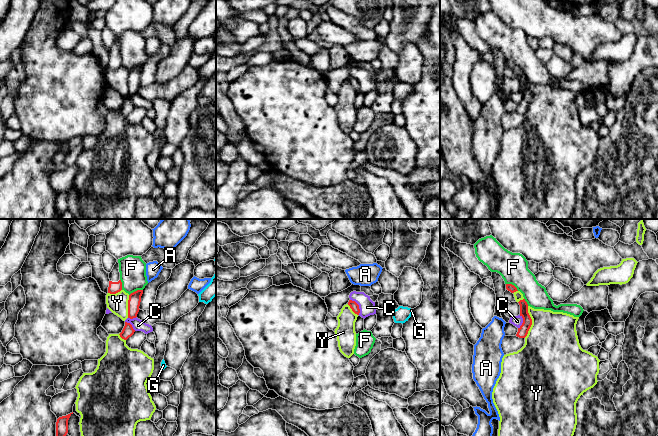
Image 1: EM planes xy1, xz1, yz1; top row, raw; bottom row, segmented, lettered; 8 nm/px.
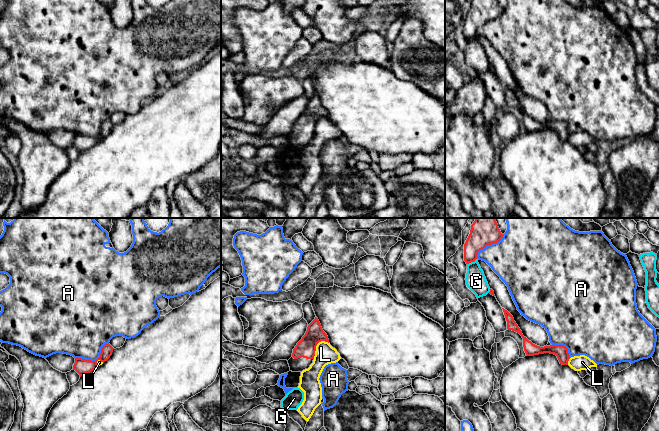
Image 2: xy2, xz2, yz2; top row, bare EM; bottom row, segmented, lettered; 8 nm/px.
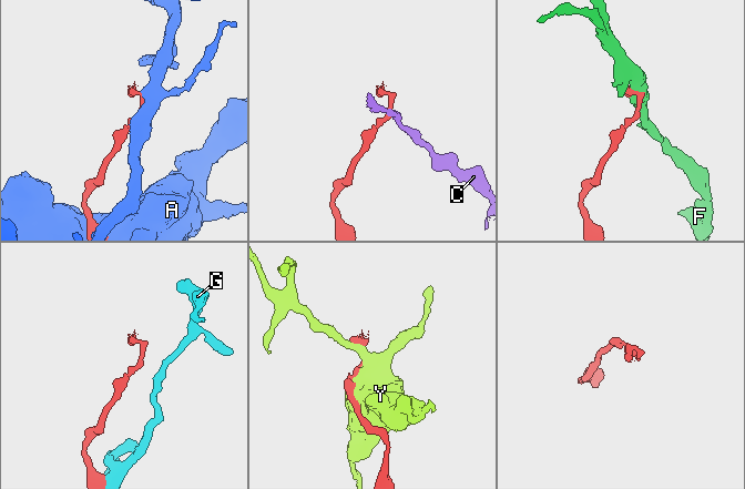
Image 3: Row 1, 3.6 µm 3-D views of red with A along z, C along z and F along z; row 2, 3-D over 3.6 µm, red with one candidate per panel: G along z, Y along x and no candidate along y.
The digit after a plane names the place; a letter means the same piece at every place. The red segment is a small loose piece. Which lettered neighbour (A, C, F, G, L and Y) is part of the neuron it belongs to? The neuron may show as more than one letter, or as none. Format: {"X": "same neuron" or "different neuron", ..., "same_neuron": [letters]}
{"A": "different neuron", "C": "different neuron", "F": "different neuron", "G": "different neuron", "L": "different neuron", "Y": "different neuron", "same_neuron": []}

